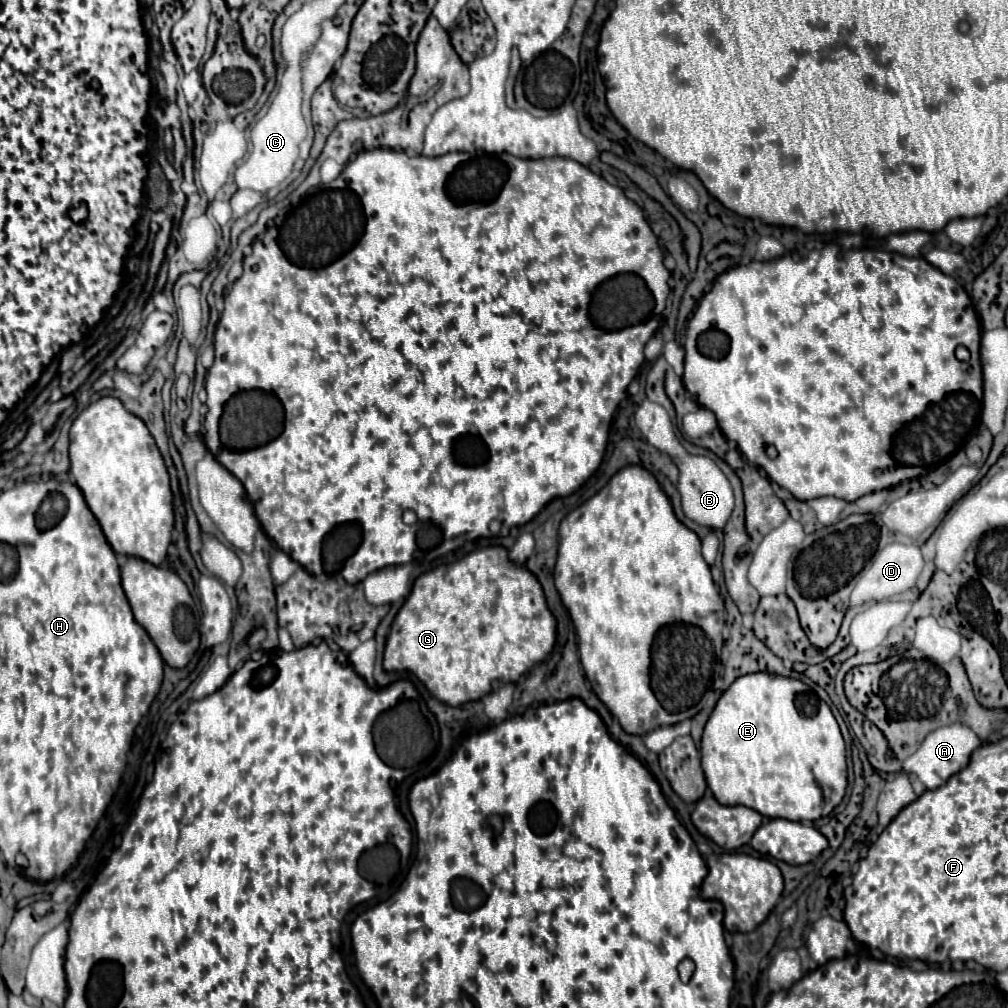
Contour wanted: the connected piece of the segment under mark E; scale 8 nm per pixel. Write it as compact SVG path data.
M761 672L747 674L745 678L737 678L737 682L733 682L723 692L723 696L719 698L713 714L709 716L709 720L705 724L703 740L701 740L701 766L703 766L703 772L705 772L705 780L707 780L709 790L713 792L713 796L721 804L725 804L725 806L743 804L743 806L749 806L749 808L757 810L761 816L767 816L767 818L785 818L785 820L793 820L793 822L805 822L805 820L813 822L813 820L819 820L823 814L827 816L843 800L845 788L847 788L847 762L845 762L845 742L843 742L841 730L839 730L839 724L837 724L831 708L823 700L819 700L819 706L807 706L809 710L803 710L803 706L799 708L797 706L797 696L801 696L805 692L809 692L809 686L805 686L799 680L761 674Z

